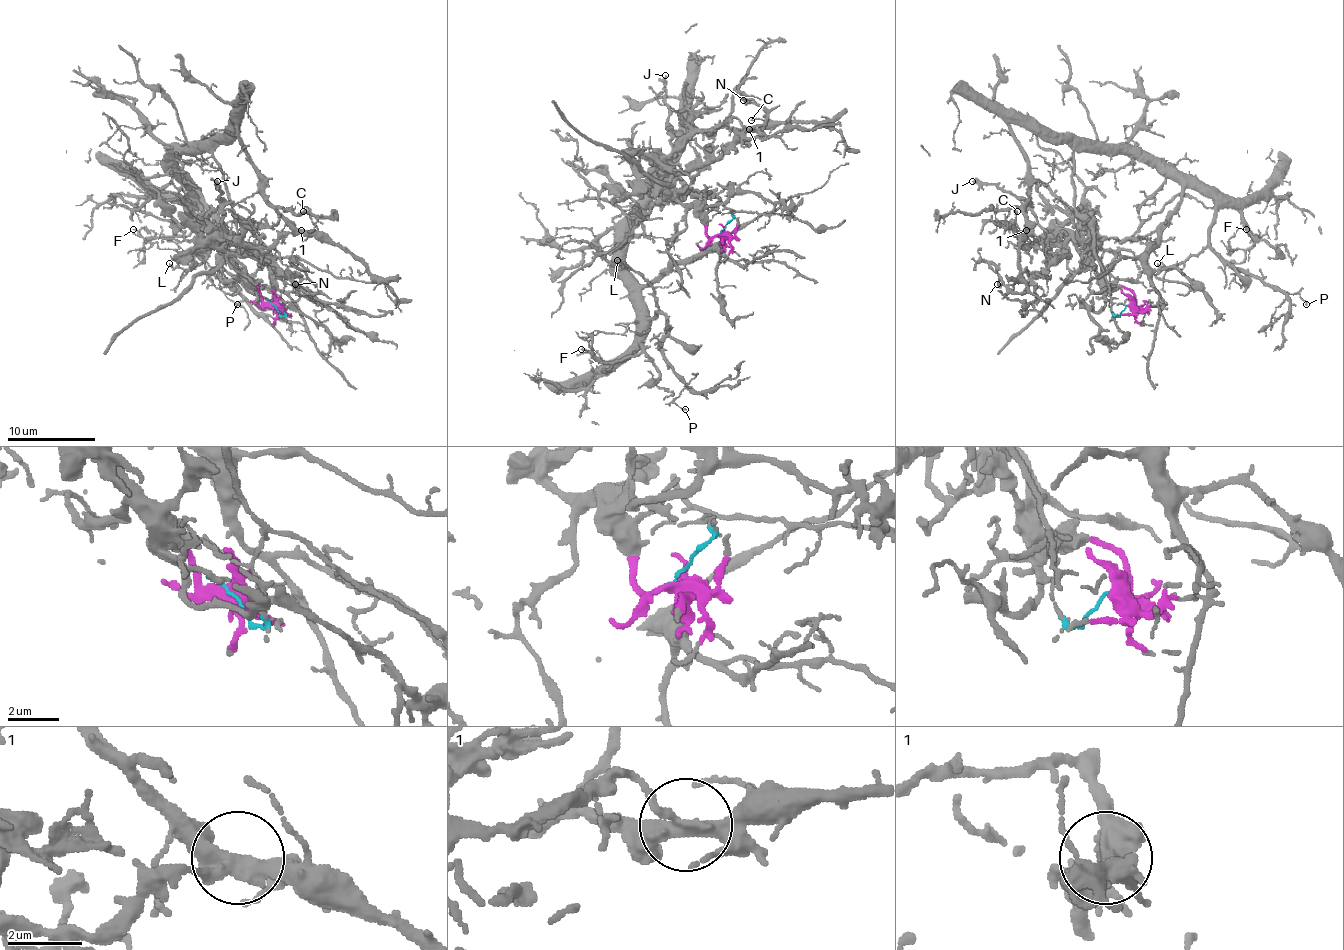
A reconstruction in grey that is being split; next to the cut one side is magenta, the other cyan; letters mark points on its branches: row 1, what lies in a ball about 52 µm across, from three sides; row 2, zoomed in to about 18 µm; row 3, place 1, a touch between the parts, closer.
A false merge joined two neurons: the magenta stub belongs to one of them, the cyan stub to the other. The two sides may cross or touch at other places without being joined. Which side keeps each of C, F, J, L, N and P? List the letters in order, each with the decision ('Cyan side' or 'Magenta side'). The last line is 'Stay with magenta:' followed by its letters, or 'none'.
C: Cyan side
F: Cyan side
J: Magenta side
L: Cyan side
N: Magenta side
P: Cyan side
Stay with magenta: J, N

